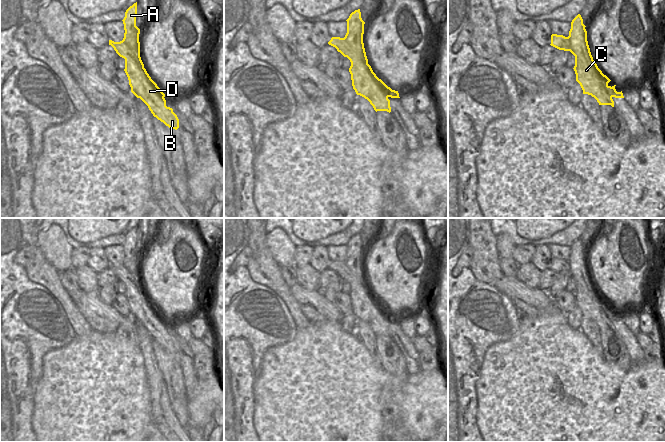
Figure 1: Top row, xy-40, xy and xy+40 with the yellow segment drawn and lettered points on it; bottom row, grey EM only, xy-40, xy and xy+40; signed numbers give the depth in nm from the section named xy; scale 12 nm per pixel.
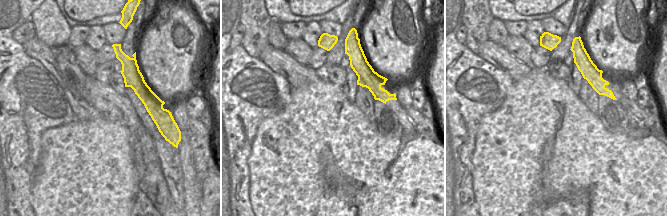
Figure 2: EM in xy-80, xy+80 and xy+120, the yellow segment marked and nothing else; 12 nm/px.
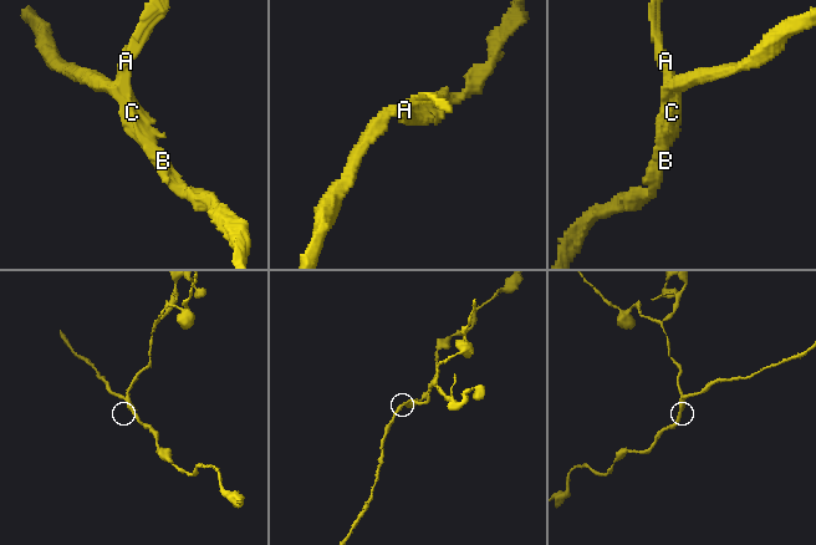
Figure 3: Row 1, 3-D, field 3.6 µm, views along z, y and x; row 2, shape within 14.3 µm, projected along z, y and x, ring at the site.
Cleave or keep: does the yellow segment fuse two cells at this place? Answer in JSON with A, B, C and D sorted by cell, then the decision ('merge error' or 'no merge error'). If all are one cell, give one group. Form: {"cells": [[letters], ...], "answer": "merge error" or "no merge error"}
{"cells": [["A"], ["B", "C", "D"]], "answer": "merge error"}

